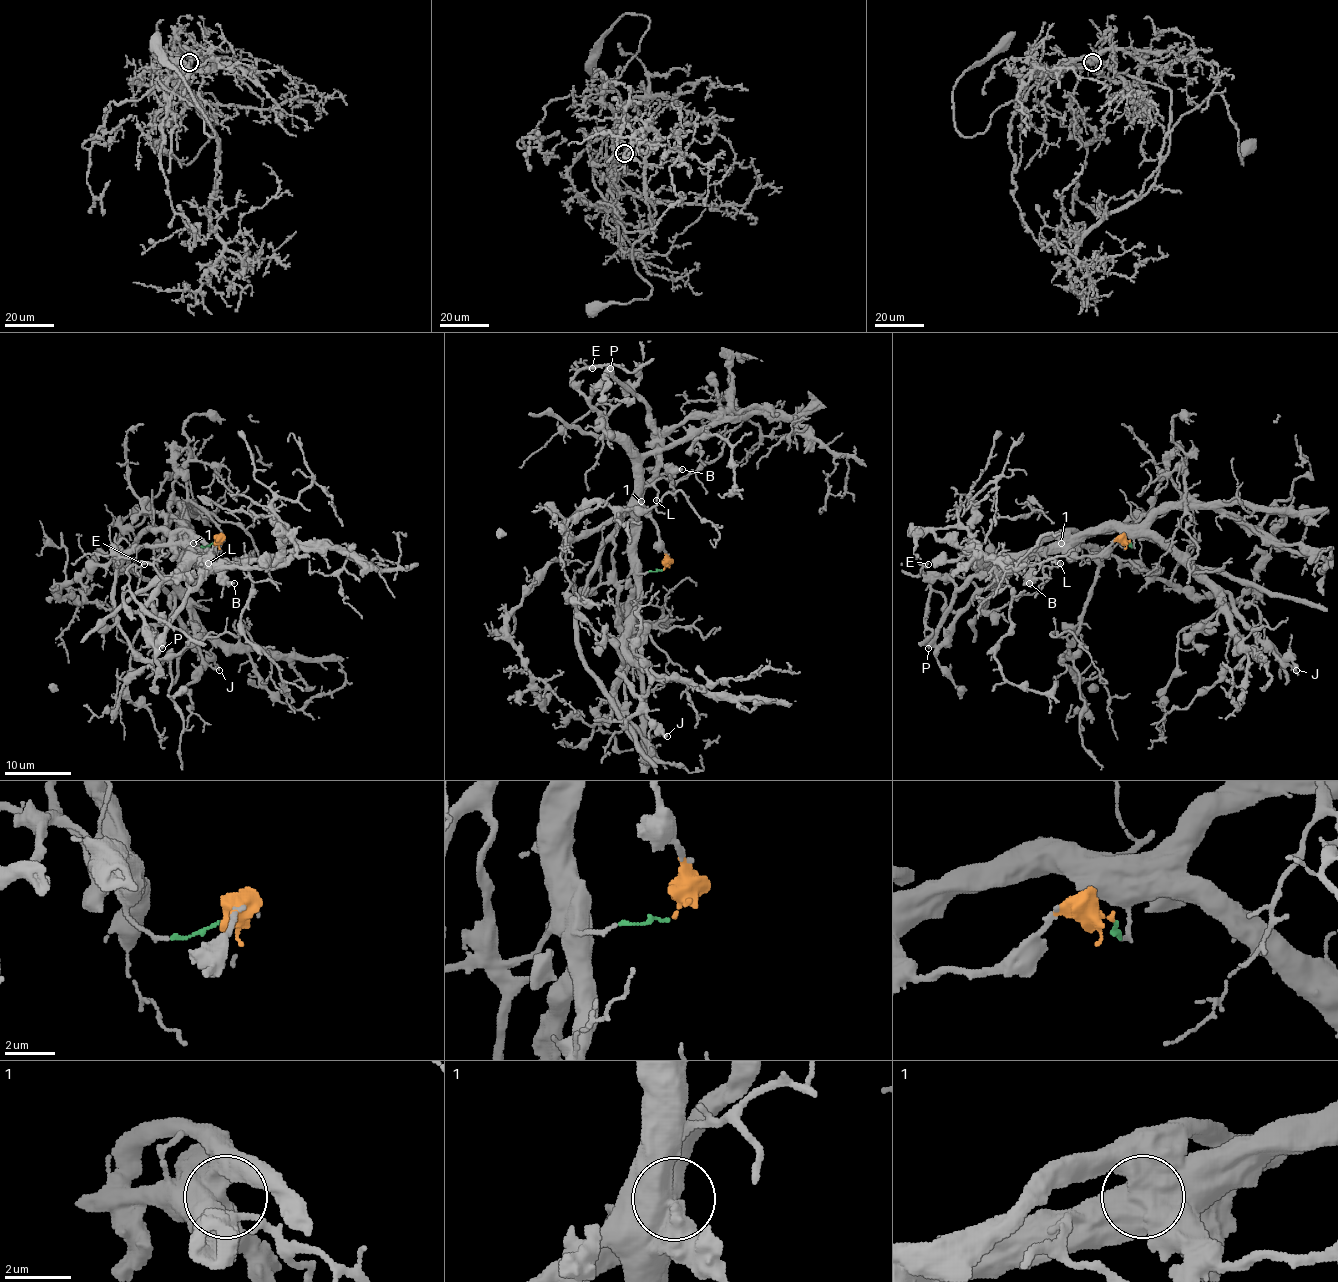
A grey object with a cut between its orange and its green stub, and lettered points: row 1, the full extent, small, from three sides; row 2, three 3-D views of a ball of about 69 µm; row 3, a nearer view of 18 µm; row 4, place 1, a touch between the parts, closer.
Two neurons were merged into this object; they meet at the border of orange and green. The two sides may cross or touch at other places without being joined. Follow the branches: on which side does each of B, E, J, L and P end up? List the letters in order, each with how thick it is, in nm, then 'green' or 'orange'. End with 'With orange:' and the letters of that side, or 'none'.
B: 420 nm | orange
E: 120 nm | green
J: 190 nm | green
L: 280 nm | green
P: 460 nm | orange
With orange: B, P

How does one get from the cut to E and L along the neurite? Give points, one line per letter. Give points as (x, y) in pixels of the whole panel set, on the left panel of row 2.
E: (214, 542), (199, 547), (189, 542), (186, 528), (184, 560), (132, 612), (124, 599), (127, 570), (144, 563)
L: (214, 542), (199, 547), (189, 542), (186, 528), (186, 540), (209, 558), (208, 563)

